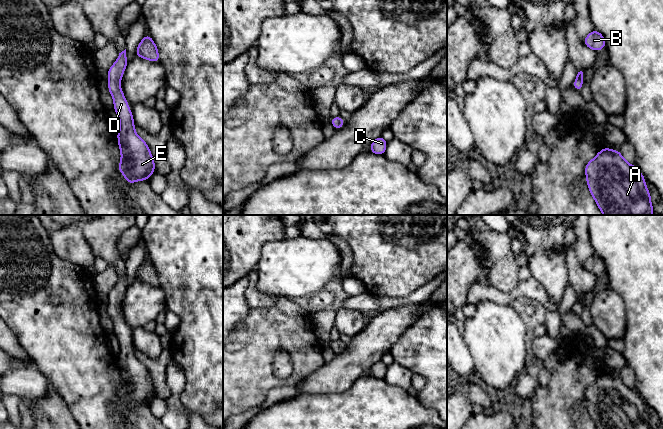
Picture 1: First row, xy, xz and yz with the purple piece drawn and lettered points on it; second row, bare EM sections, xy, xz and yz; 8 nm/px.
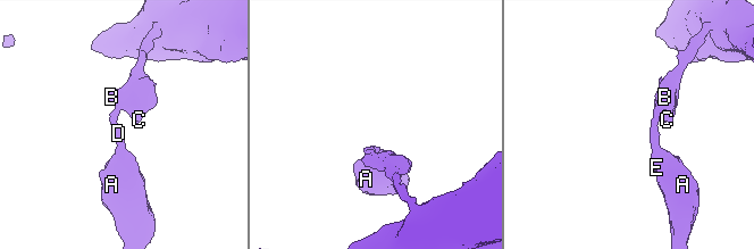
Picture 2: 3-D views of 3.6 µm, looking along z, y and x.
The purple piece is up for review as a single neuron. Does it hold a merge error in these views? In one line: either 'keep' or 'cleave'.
keep

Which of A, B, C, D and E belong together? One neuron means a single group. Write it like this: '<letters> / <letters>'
A B C D E

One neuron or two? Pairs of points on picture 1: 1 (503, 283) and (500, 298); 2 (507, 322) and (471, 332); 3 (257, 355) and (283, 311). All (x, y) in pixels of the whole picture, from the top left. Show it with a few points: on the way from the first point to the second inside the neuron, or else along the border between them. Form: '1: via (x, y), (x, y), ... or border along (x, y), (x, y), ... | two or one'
1: border along (520, 282), (512, 291), (500, 291), (485, 284) | two
2: via (498, 329), (492, 332), (480, 332) | one
3: via (257, 344), (278, 322) | one

